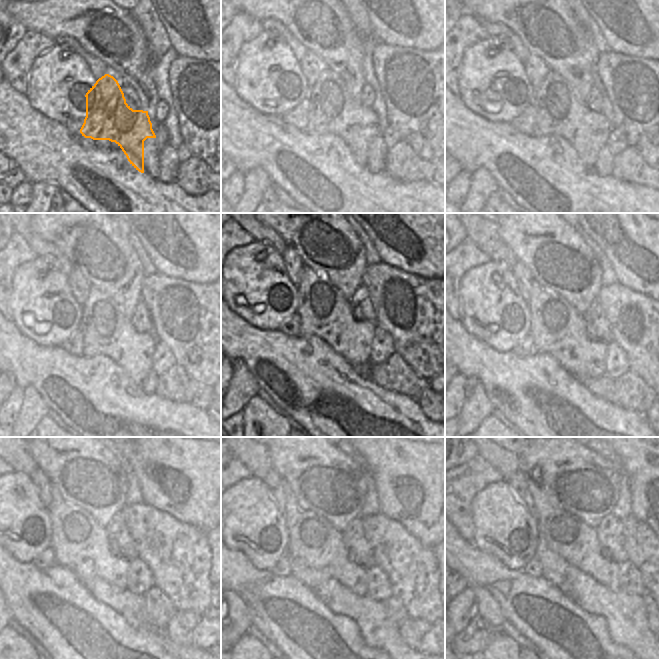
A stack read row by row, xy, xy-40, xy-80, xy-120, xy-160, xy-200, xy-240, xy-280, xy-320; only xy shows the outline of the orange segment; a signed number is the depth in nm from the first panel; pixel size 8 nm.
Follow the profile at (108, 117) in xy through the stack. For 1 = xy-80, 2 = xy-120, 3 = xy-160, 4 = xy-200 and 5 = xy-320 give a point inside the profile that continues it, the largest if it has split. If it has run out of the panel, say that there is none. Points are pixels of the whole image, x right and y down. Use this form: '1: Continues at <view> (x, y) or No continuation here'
1: Continues at xy-80 (556, 110)
2: Continues at xy-120 (107, 331)
3: Continues at xy-160 (324, 312)
4: Continues at xy-200 (548, 312)
5: Continues at xy-320 (576, 542).

